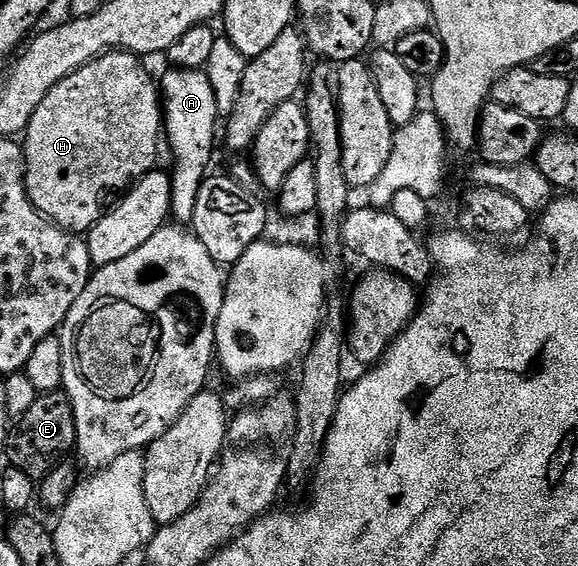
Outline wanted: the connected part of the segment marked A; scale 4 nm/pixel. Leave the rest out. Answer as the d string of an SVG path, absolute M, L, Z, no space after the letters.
M168 68L164 79L159 79L158 89L162 95L162 130L166 135L166 146L172 149L172 213L177 223L191 223L194 216L194 204L198 200L198 192L202 188L208 165L212 162L212 149L216 146L216 101L215 92L211 87L208 75L204 70L182 70Z

